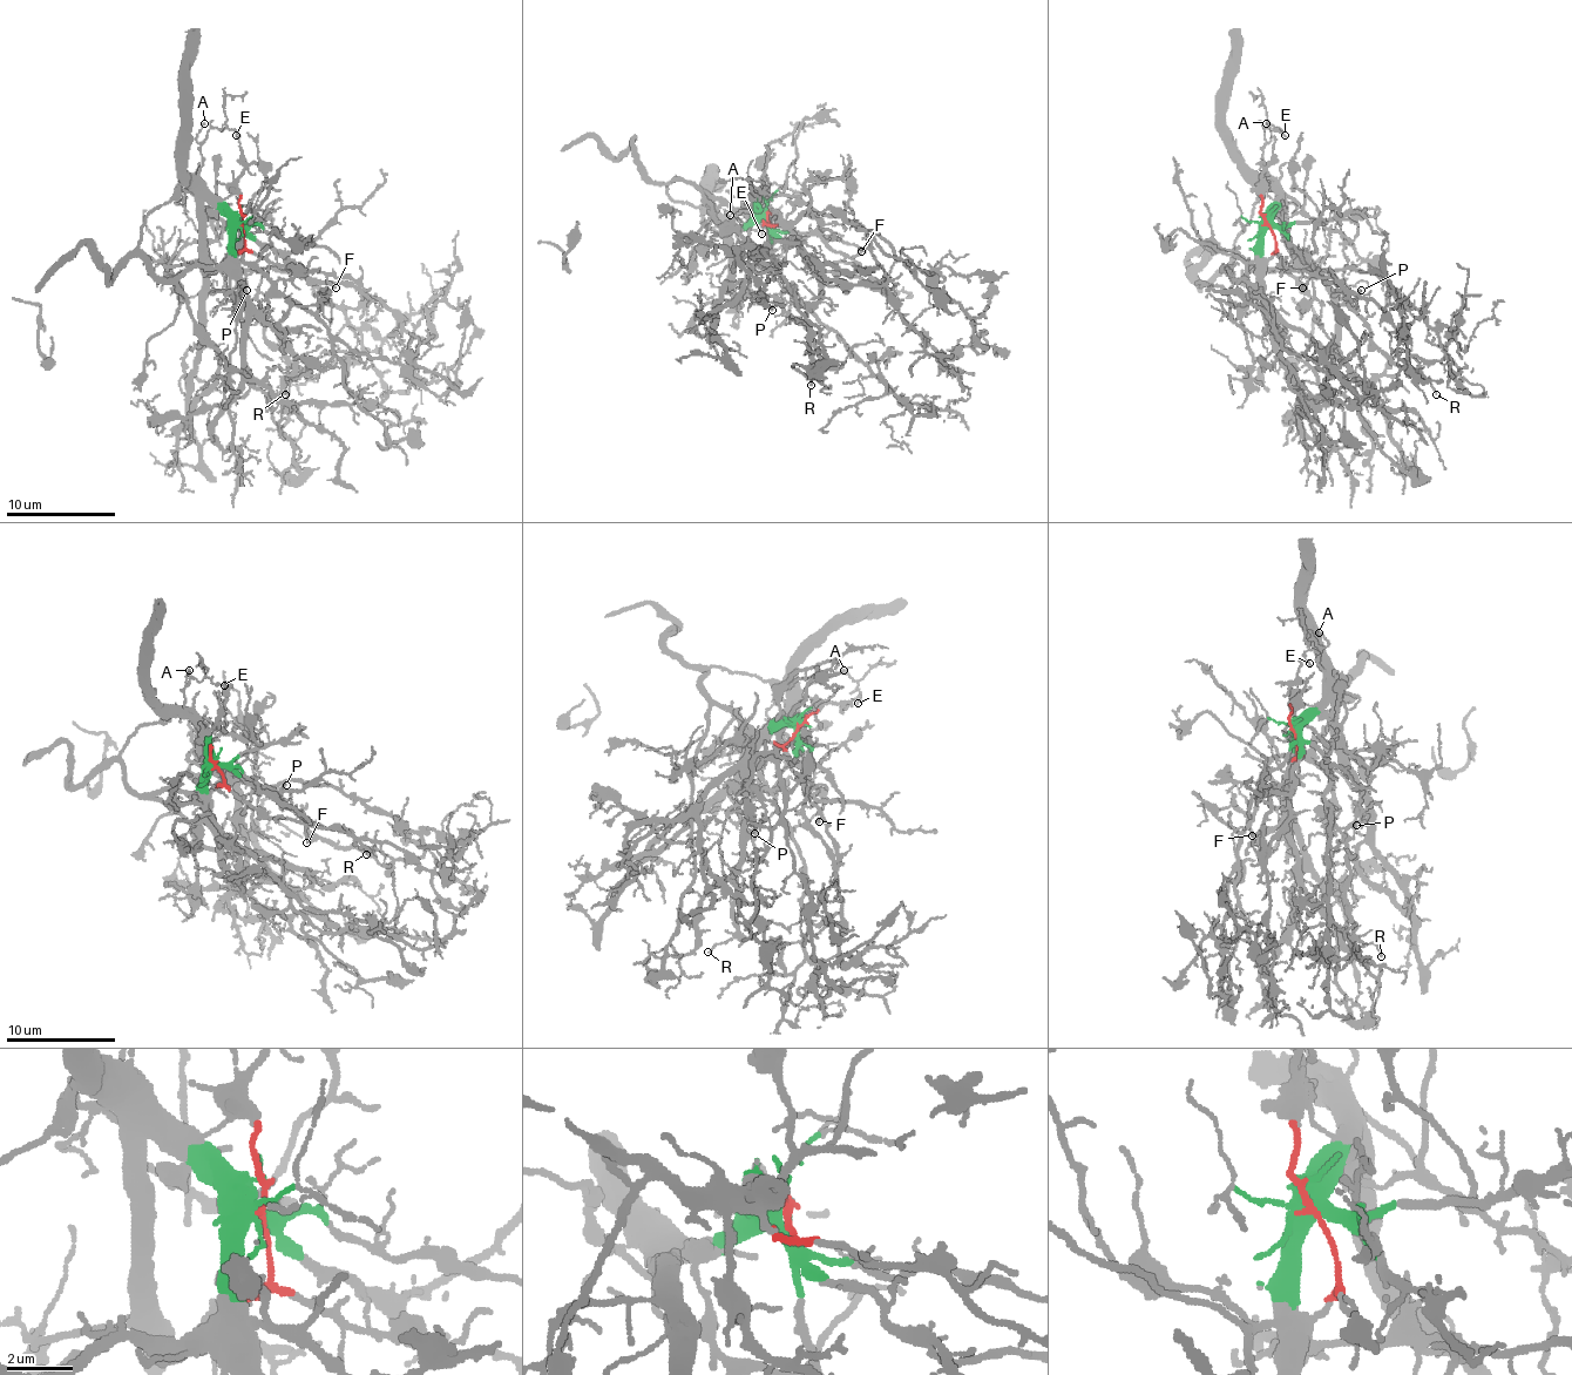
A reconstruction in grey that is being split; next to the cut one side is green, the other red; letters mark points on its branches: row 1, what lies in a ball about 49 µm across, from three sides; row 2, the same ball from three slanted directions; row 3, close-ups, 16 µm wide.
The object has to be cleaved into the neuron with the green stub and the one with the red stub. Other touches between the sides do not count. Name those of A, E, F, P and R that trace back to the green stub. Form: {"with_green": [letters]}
{"with_green": ["A", "E", "P", "R"]}

